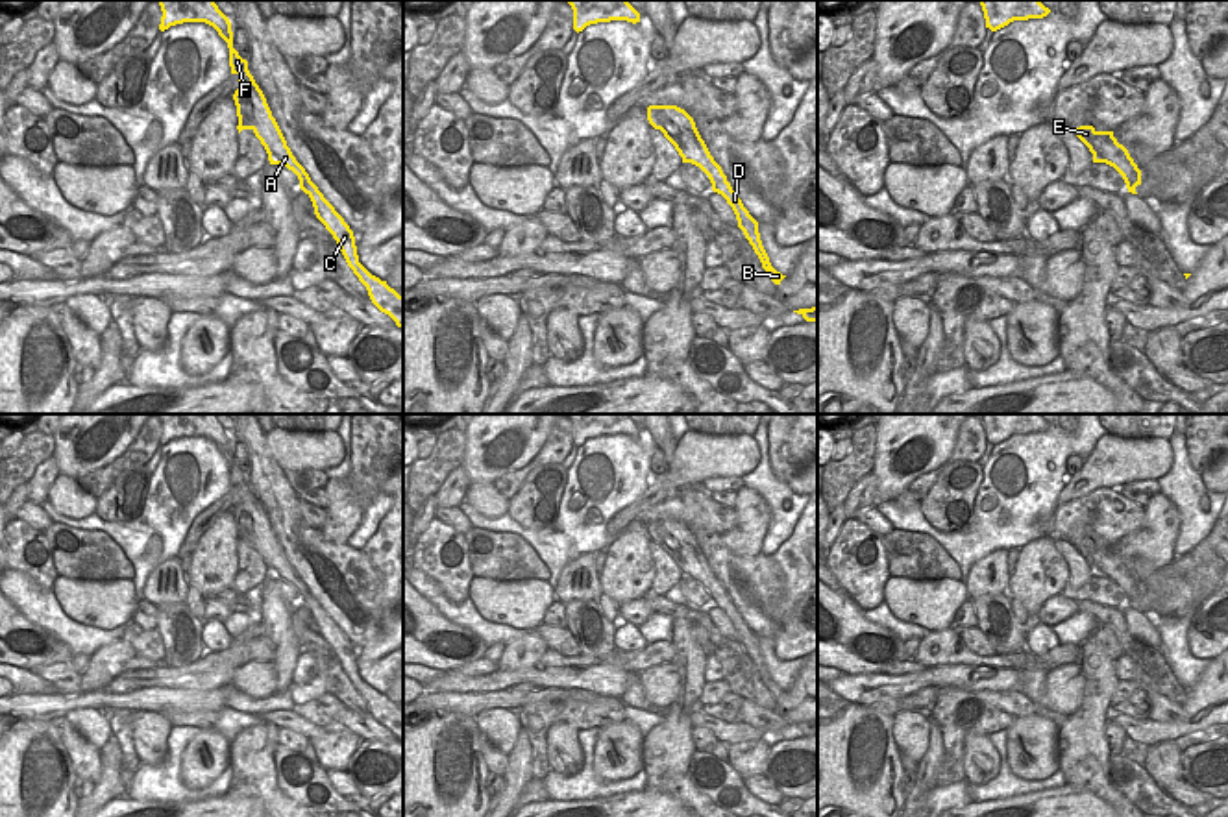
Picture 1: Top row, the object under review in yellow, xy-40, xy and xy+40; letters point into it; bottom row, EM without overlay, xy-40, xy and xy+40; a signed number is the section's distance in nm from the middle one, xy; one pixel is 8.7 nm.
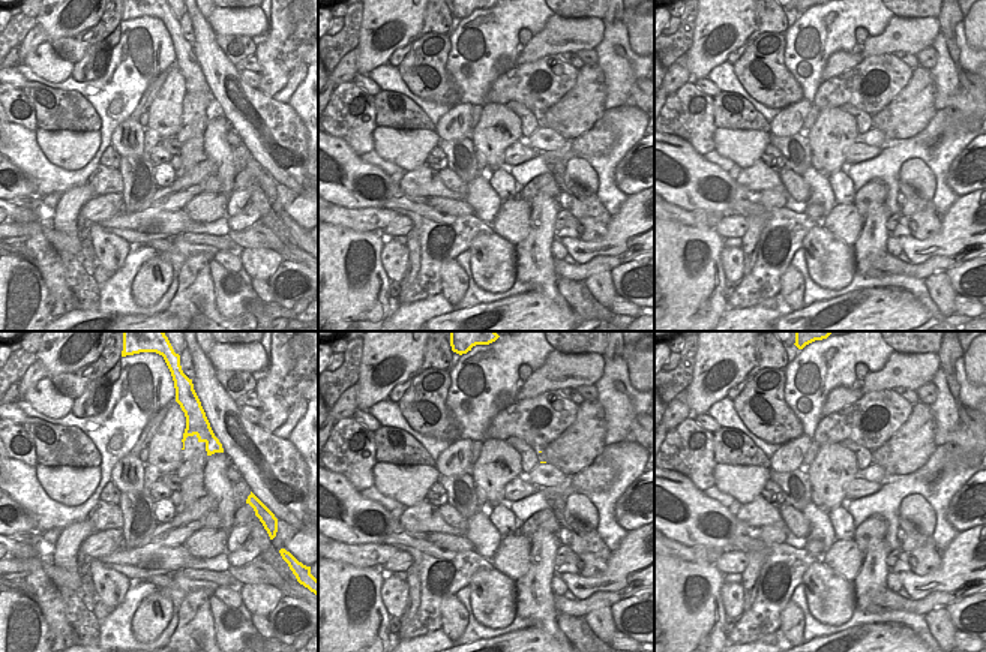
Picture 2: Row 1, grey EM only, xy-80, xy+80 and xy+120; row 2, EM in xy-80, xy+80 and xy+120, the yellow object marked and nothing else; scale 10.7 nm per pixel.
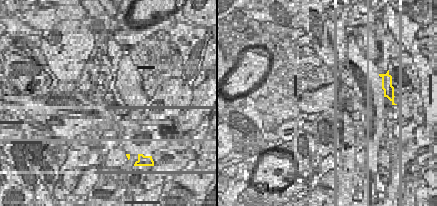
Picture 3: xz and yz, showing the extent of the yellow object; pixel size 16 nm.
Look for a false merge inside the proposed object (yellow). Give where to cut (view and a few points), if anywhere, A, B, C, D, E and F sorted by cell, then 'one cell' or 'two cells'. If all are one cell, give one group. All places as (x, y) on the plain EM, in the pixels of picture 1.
no cut; A B C D E F; one cell

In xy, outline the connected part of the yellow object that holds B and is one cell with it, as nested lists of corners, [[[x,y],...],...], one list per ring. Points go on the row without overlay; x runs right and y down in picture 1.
[[[649,519],[647,534],[655,543],[660,543],[664,551],[675,560],[675,564],[682,571],[682,577],[692,577],[708,590],[712,604],[721,608],[732,621],[738,641],[743,645],[745,652],[758,669],[762,682],[768,686],[775,699],[780,699],[786,689],[771,680],[760,654],[758,636],[743,621],[742,614],[736,610],[731,597],[727,595],[721,580],[710,569],[705,555],[695,542],[694,532],[677,519]]]

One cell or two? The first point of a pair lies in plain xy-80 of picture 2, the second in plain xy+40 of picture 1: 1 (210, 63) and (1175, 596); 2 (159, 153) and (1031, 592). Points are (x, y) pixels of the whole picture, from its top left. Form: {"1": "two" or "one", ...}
{"1": "one", "2": "two"}

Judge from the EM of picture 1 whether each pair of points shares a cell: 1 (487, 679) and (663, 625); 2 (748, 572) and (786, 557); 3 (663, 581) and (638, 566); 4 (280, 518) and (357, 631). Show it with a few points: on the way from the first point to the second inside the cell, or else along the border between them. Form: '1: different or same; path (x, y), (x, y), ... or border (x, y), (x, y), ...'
1: different; border (670, 638), (648, 646)
2: different; border (772, 555), (783, 572), (786, 590), (796, 599)
3: different; border (650, 540), (651, 588)
4: same; path (294, 546), (309, 564), (315, 581), (333, 603)

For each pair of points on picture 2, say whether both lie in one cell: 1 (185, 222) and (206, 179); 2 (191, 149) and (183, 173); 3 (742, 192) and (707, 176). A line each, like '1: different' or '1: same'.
1: different
2: same
3: same

